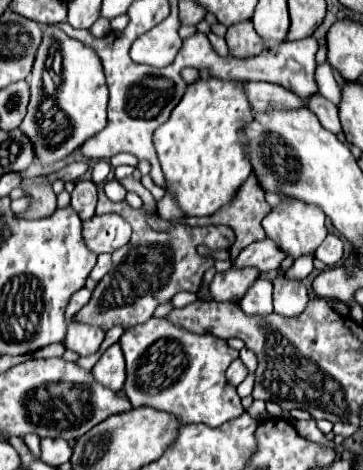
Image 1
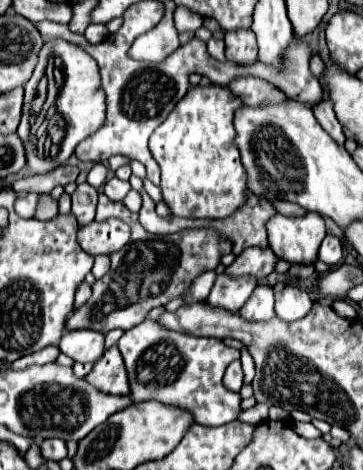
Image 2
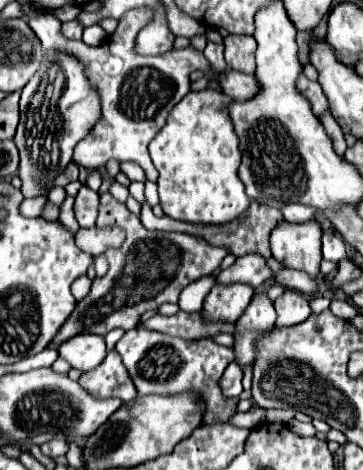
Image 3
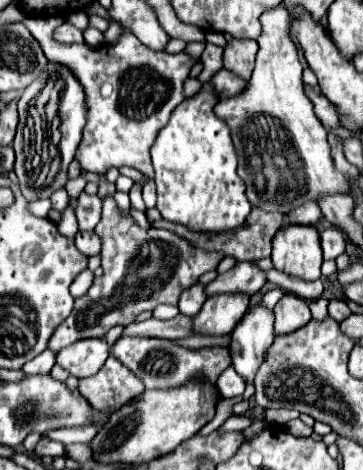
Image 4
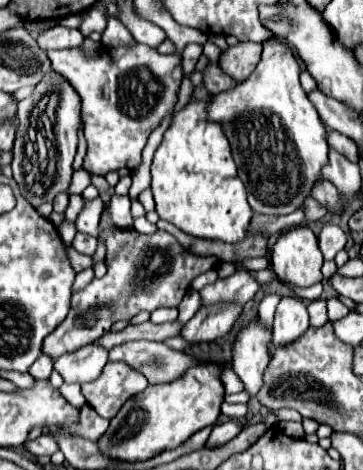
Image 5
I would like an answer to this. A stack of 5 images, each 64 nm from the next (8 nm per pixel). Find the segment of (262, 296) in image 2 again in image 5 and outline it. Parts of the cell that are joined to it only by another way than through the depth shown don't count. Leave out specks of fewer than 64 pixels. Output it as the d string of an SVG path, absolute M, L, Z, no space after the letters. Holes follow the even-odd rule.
M260 318L248 322L232 342L232 370L244 382L250 396L256 396L262 386L262 374L270 362L270 344L272 332Z

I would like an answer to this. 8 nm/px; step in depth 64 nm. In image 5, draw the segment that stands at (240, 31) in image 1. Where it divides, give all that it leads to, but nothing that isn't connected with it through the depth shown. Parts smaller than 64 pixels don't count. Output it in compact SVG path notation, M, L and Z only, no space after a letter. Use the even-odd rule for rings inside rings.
M238 42L236 46L228 46L220 56L220 68L238 82L244 82L260 60L262 44L256 42Z

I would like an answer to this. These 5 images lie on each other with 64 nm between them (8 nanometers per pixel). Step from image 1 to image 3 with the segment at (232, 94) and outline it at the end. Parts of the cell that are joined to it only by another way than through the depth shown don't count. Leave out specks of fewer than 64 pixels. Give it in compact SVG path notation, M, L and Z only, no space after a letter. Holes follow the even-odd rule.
M218 88L188 92L172 108L166 124L150 142L150 146L148 146L150 156L152 156L156 170L160 172L158 192L160 192L160 204L162 204L166 216L184 220L184 222L224 224L224 222L232 222L234 218L242 216L242 212L246 212L250 200L246 196L244 184L238 178L240 150L238 150L238 140L236 140L232 120L228 116L228 104L232 104L232 100Z

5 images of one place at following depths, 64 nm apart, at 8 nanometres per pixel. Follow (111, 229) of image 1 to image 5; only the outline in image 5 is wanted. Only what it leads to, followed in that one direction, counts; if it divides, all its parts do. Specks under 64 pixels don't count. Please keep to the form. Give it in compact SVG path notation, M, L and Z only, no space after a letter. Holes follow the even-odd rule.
M76 234L72 246L80 252L80 254L88 254L92 256L96 252L96 246L98 246L98 238L92 238L92 236L84 236L84 234Z

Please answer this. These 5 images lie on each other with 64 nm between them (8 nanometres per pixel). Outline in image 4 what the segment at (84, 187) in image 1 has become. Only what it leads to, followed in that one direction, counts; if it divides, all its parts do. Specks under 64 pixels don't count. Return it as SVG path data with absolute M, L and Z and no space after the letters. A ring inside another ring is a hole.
M82 192L78 196L78 204L76 204L76 218L80 224L80 230L88 230L92 232L100 220L100 208L102 208L102 200L96 194L86 194Z

